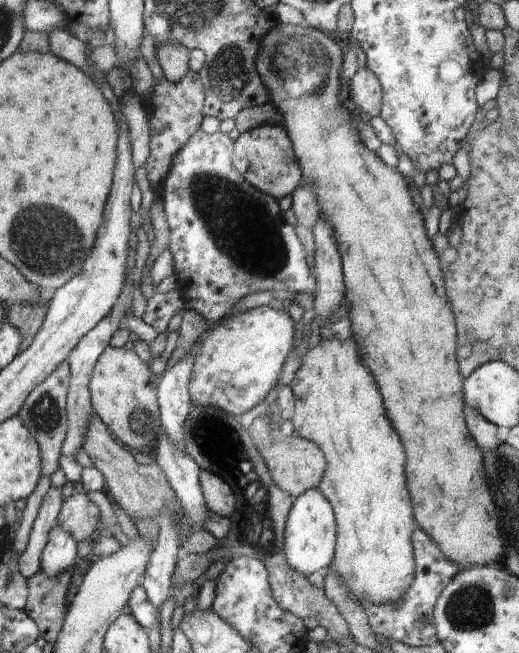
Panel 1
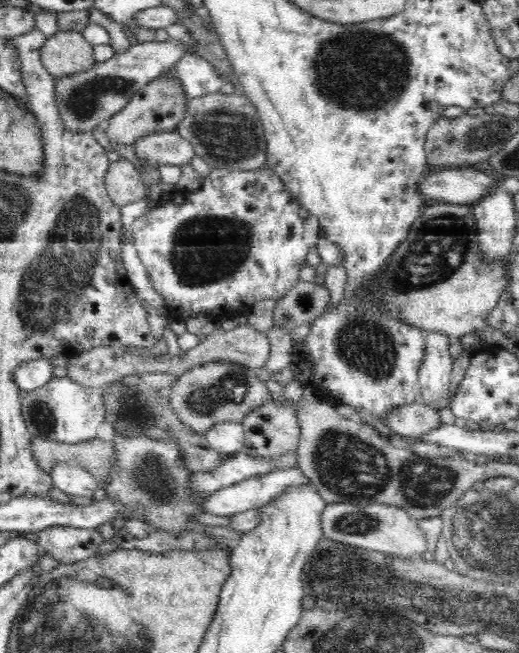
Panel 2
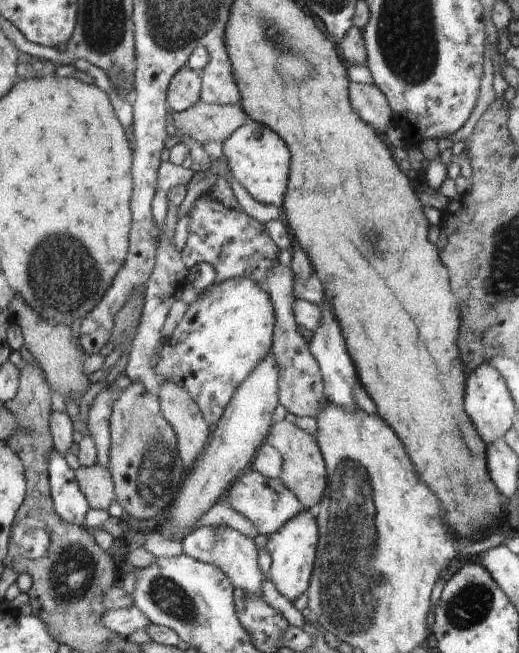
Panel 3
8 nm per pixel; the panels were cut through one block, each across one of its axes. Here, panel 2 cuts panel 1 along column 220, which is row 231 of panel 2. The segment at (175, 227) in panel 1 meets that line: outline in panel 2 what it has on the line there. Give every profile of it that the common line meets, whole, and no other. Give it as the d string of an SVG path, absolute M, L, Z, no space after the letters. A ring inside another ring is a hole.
M268 167L258 170L230 170L228 168L212 169L203 178L201 187L194 191L180 190L174 188L173 193L167 200L157 204L142 216L132 222L132 232L134 246L138 257L142 261L144 268L151 280L153 288L162 296L165 302L165 309L168 319L176 322L185 322L188 318L196 316L208 316L208 318L219 321L223 315L231 311L236 311L241 306L253 306L260 300L280 299L300 282L300 269L306 264L306 254L310 248L314 248L316 241L322 236L319 220L305 208L300 208L298 203L293 200L290 193L285 189L284 183Z

